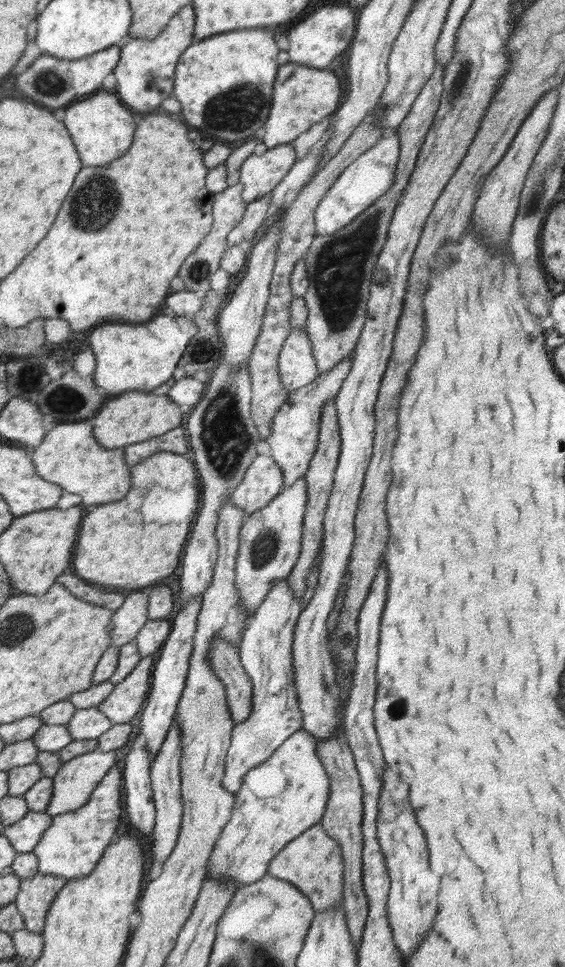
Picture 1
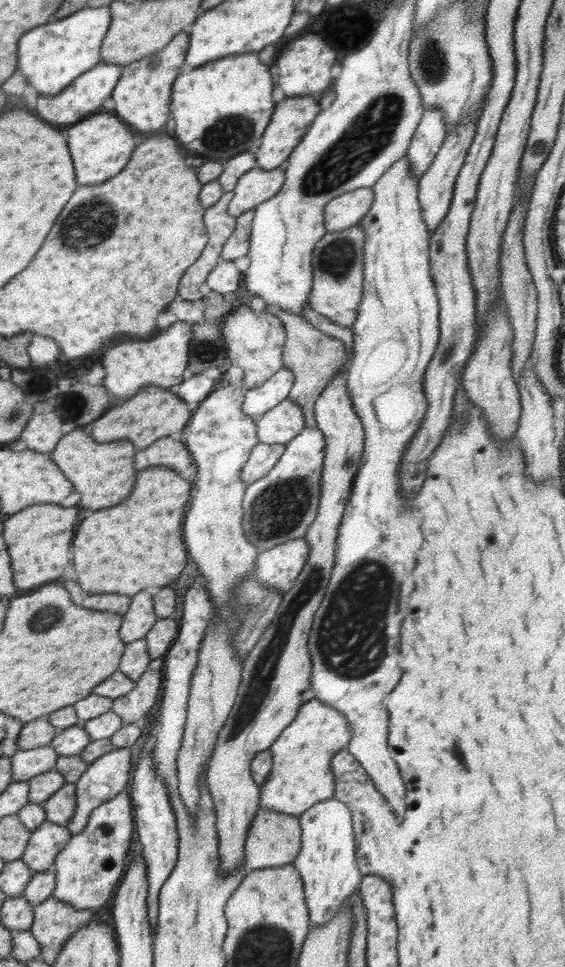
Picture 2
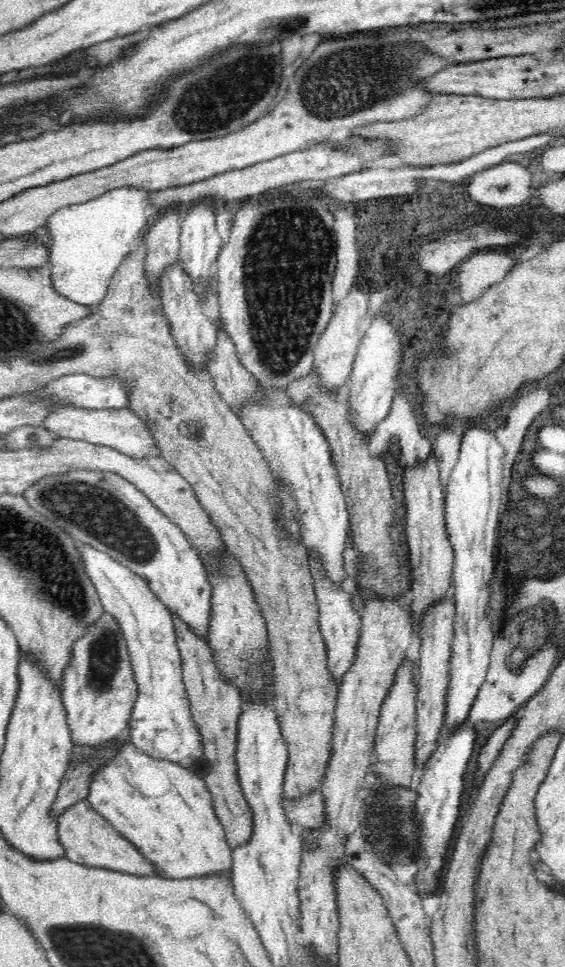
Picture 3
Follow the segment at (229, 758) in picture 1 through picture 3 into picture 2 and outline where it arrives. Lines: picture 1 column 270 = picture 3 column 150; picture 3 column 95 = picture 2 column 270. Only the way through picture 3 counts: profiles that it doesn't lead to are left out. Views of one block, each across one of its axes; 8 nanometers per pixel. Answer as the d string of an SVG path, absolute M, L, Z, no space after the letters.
M298 537L265 550L257 556L255 573L268 589L280 589L286 594L304 569L310 549L304 537Z

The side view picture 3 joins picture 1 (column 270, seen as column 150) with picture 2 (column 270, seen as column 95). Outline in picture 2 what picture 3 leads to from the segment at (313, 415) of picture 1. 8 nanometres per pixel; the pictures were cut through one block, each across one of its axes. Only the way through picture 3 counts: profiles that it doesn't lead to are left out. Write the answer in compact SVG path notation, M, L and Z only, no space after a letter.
M286 399L266 414L255 418L258 442L285 445L305 427L304 411L292 399Z

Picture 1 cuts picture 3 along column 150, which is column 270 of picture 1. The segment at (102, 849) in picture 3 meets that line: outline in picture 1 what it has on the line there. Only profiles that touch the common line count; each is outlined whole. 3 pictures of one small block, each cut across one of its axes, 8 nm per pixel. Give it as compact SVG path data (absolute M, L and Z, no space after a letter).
M316 823L314 826L305 830L300 836L291 840L278 854L272 859L268 865L267 874L280 880L292 883L300 892L311 902L315 914L325 912L329 908L337 908L339 904L343 904L343 858L340 845L337 840L330 838L324 832L323 826Z

